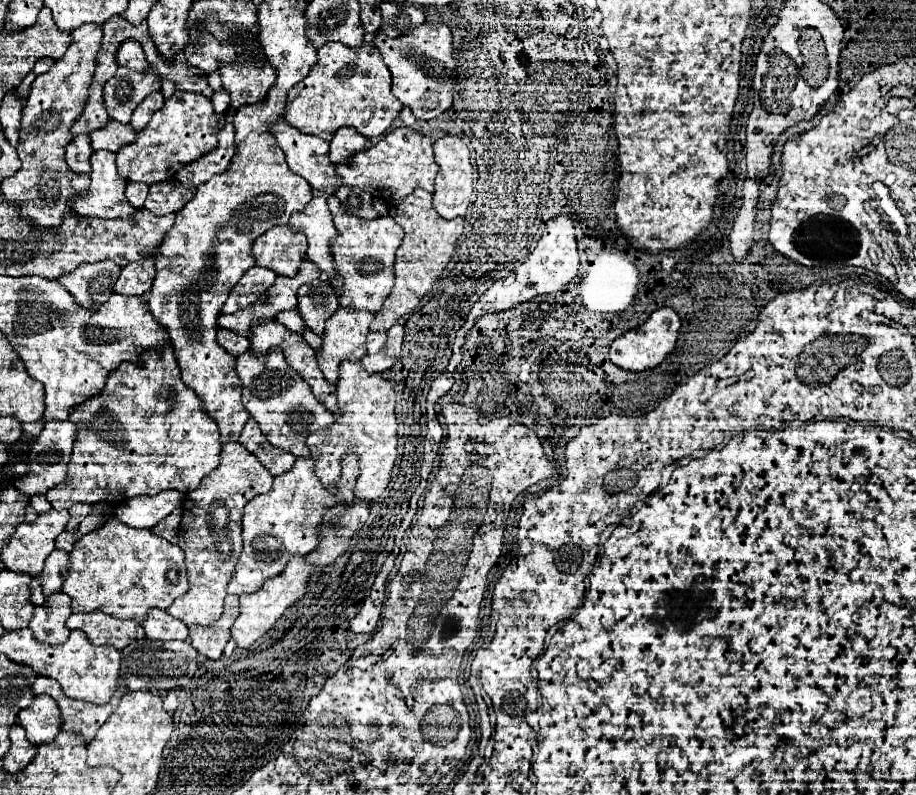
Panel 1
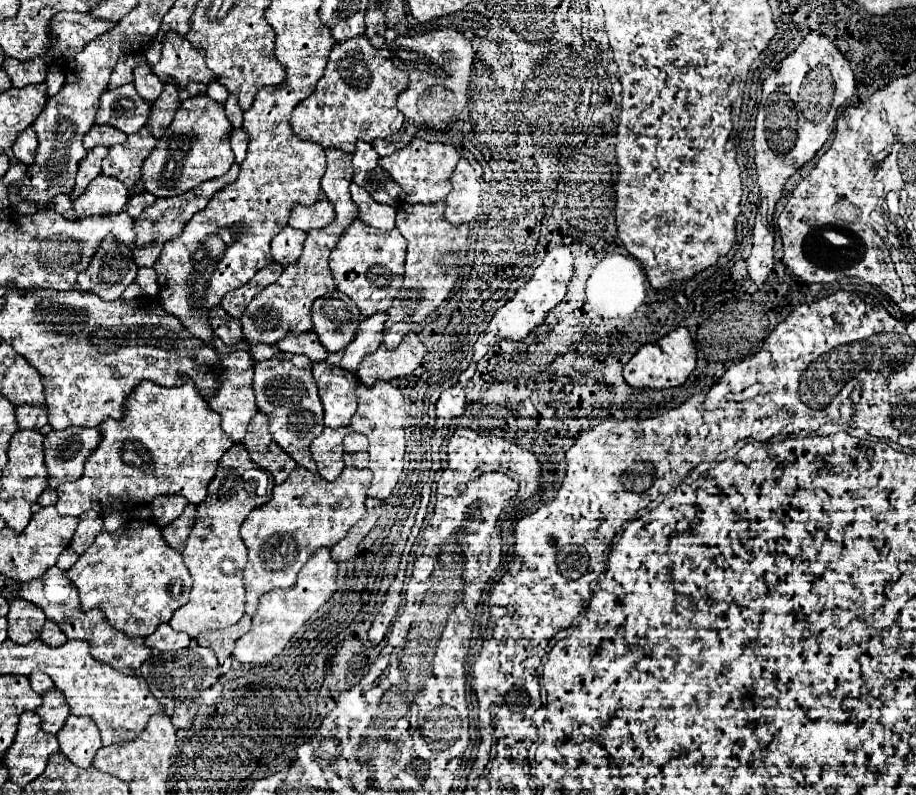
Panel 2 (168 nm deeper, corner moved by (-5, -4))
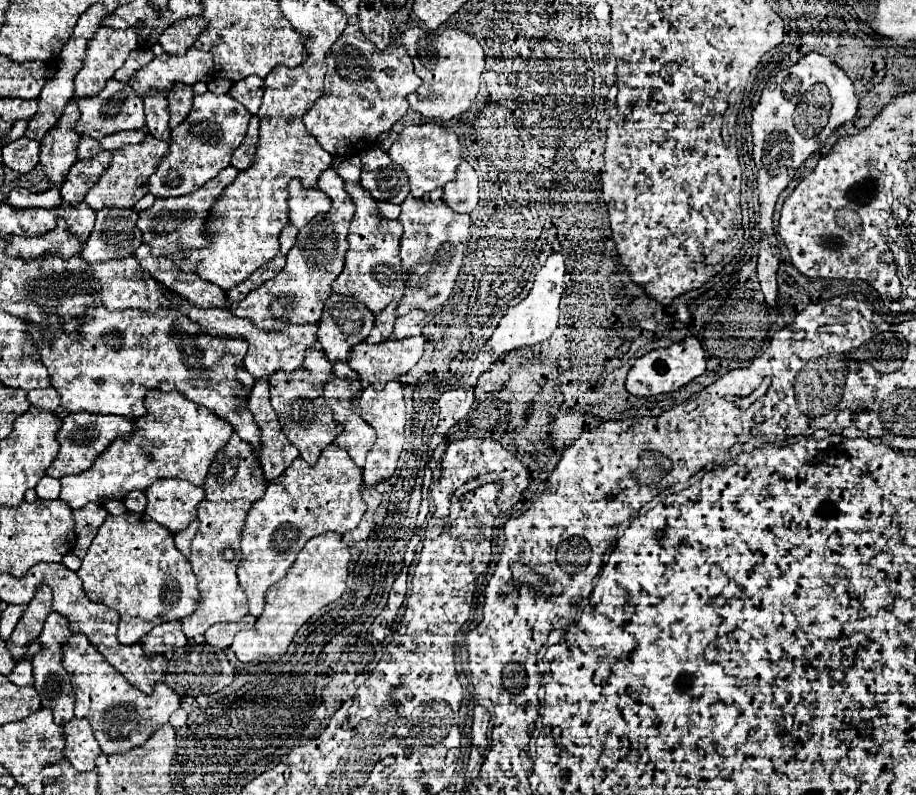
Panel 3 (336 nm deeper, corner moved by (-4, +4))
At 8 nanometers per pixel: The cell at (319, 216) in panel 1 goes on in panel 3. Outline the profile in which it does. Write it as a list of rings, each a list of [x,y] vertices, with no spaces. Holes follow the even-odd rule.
[[[298,179],[290,181],[288,185],[288,207],[290,207],[290,223],[294,227],[304,227],[310,219],[314,219],[318,213],[326,213],[330,209],[330,197],[322,193],[320,189],[306,189]]]

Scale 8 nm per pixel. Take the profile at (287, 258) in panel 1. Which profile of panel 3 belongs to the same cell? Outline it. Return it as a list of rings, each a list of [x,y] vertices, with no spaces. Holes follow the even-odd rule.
[[[286,225],[280,233],[280,253],[282,255],[288,255],[288,251],[292,249],[294,241],[296,241],[296,235],[298,235],[298,229],[294,229],[294,225]]]

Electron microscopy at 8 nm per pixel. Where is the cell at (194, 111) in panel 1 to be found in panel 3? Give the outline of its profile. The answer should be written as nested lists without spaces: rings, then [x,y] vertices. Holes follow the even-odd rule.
[[[204,93],[194,97],[194,107],[190,115],[172,129],[168,155],[162,157],[158,171],[150,177],[148,187],[154,197],[180,197],[200,189],[206,181],[214,179],[222,169],[230,165],[234,149],[244,141],[250,113],[242,103],[234,101],[230,95]],[[218,135],[218,141],[216,141]]]

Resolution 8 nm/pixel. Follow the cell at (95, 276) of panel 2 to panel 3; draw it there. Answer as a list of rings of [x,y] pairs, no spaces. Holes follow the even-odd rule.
[[[102,207],[100,211],[96,211],[96,227],[82,249],[82,257],[88,263],[96,263],[96,261],[108,261],[132,255],[142,245],[142,231],[136,227],[136,221],[138,221],[136,209]]]

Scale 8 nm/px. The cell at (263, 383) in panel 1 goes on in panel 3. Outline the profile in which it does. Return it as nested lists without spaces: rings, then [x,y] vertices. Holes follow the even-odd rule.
[[[310,347],[306,351],[306,369],[296,369],[292,373],[276,371],[270,379],[270,401],[276,413],[284,419],[282,429],[284,435],[298,447],[300,457],[314,465],[326,445],[334,441],[334,437],[342,431],[342,425],[334,421],[330,407],[324,403],[324,381],[332,377],[332,365],[320,349]]]

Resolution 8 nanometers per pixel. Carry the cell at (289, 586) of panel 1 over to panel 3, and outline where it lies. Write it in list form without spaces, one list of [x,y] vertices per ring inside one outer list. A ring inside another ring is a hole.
[[[324,533],[308,541],[304,549],[298,553],[288,575],[268,589],[266,607],[256,625],[250,631],[236,633],[234,643],[230,645],[236,659],[242,663],[252,663],[258,661],[260,657],[284,655],[298,629],[322,607],[344,595],[348,579],[348,563],[350,563],[350,551],[342,543],[340,533]]]

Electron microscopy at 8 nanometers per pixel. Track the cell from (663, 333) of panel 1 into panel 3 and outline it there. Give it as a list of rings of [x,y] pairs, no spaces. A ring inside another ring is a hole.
[[[686,337],[680,343],[674,343],[668,349],[656,349],[646,357],[640,357],[630,369],[626,379],[626,389],[634,397],[652,397],[660,393],[672,393],[688,385],[692,379],[700,377],[706,371],[706,357],[700,341],[696,337]]]

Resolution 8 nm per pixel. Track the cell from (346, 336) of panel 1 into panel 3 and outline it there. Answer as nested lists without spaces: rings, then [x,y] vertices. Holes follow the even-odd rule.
[[[392,301],[378,317],[376,317],[376,327],[380,329],[382,337],[388,339],[392,335],[392,327],[394,327],[394,321],[396,321],[396,307],[398,307],[398,301]]]

